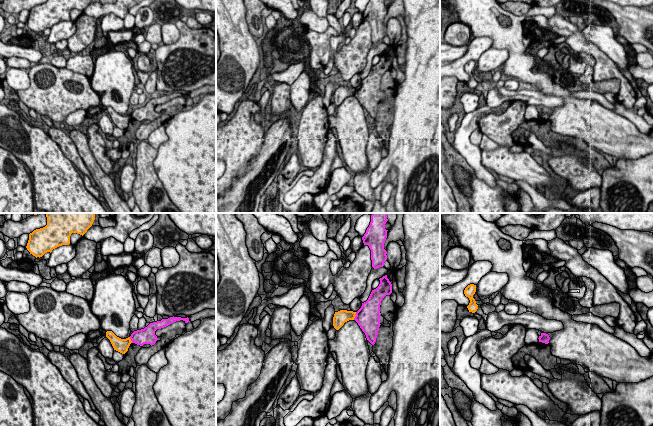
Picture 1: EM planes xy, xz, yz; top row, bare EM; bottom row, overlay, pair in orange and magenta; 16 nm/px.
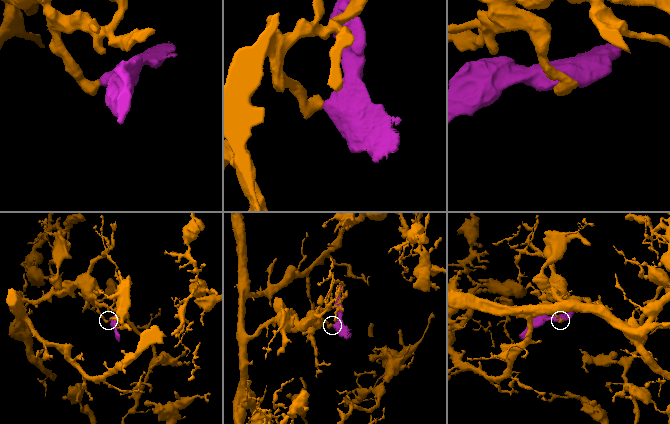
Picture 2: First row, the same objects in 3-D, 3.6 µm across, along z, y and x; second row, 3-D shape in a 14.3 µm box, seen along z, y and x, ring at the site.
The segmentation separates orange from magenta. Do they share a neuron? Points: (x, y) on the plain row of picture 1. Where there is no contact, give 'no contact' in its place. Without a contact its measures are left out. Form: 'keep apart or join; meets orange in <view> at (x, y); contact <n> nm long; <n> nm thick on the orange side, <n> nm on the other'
keep apart; meets orange in xz at (355, 91); contact 140 nm long; 220 nm thick on the orange side, 380 nm on the other

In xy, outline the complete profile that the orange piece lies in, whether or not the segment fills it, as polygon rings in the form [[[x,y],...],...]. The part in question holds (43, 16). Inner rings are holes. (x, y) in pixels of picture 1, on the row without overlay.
[[[47,0],[29,10],[27,26],[33,32],[42,33],[53,25],[70,20],[72,9],[84,11],[92,0]]]

